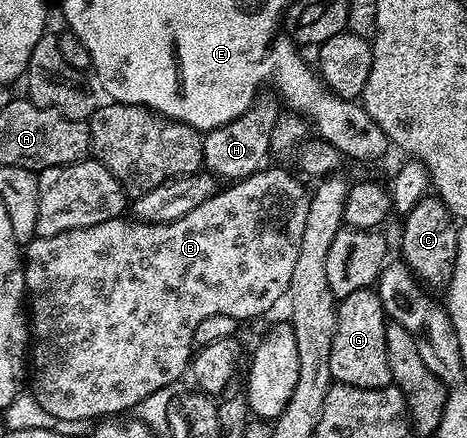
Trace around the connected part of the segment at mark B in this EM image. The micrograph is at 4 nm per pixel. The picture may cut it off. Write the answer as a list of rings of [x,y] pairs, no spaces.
[[[269,167],[256,171],[253,175],[248,175],[240,181],[233,181],[228,184],[226,189],[218,190],[216,195],[211,196],[207,201],[203,201],[203,205],[199,205],[195,209],[191,209],[191,213],[187,213],[187,217],[179,217],[179,221],[174,223],[138,223],[129,217],[120,219],[112,219],[111,221],[103,221],[99,225],[91,225],[83,229],[75,229],[67,233],[59,233],[55,237],[35,237],[23,251],[23,262],[25,265],[25,293],[27,296],[27,315],[31,320],[31,383],[33,379],[33,387],[31,393],[35,397],[35,401],[39,401],[39,405],[43,405],[43,409],[47,409],[47,413],[59,417],[63,421],[101,421],[106,417],[117,417],[122,413],[132,412],[143,401],[143,397],[151,397],[151,393],[155,393],[155,389],[163,389],[164,387],[173,387],[176,379],[181,374],[186,374],[187,368],[190,366],[195,350],[193,346],[193,334],[199,325],[199,321],[204,321],[206,317],[215,317],[216,315],[226,315],[227,317],[235,317],[239,321],[245,319],[257,319],[260,315],[265,315],[277,302],[284,300],[289,294],[289,286],[291,285],[291,273],[295,270],[295,261],[299,257],[299,245],[303,241],[303,225],[307,225],[307,209],[309,208],[310,192],[305,191],[305,187],[292,175],[283,168]]]

